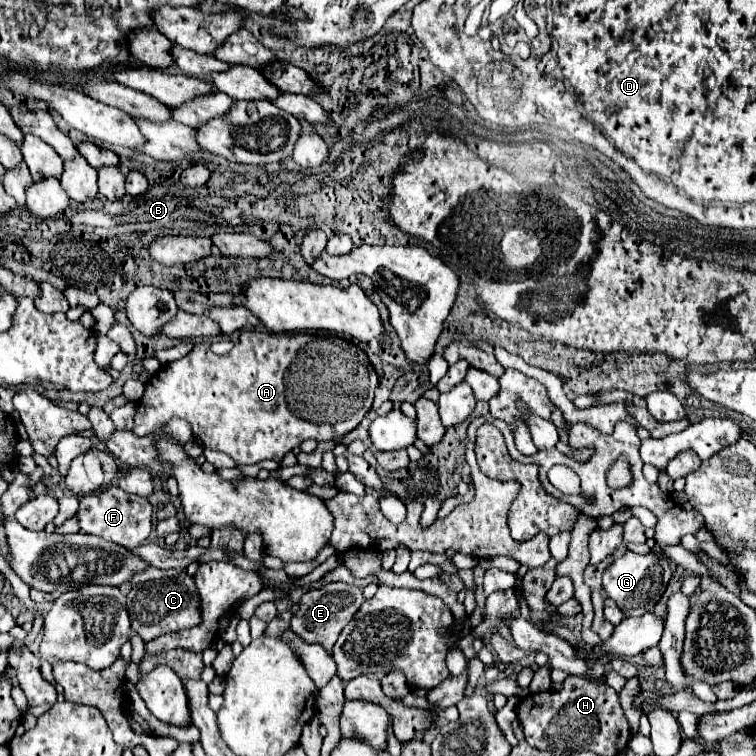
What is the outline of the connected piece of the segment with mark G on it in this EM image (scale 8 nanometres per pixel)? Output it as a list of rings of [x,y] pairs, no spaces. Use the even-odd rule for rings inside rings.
[[[625,551],[603,571],[603,591],[621,609],[625,609],[625,615],[633,615],[633,613],[639,615],[643,611],[651,611],[651,607],[661,597],[661,591],[665,589],[669,579],[671,579],[671,567],[667,559],[661,559],[655,553],[637,555],[637,553]]]

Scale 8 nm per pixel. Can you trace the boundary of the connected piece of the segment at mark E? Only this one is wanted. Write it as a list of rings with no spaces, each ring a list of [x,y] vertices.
[[[337,581],[337,583],[329,583],[321,589],[315,591],[307,591],[301,595],[299,599],[299,611],[291,617],[289,627],[293,633],[297,633],[297,637],[301,637],[305,643],[319,643],[327,653],[331,653],[341,629],[353,619],[353,615],[357,613],[357,609],[363,603],[363,593],[359,587],[353,587],[349,583]]]

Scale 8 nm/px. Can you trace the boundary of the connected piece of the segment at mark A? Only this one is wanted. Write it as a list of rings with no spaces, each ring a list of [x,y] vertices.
[[[243,331],[241,341],[225,355],[211,351],[207,341],[201,341],[183,359],[163,365],[149,381],[143,399],[137,403],[133,431],[137,435],[153,433],[169,417],[187,419],[193,435],[203,447],[227,453],[239,465],[255,465],[263,459],[281,461],[287,451],[299,447],[305,439],[333,441],[351,433],[373,405],[373,395],[379,385],[379,375],[361,347],[337,333],[269,333]]]

